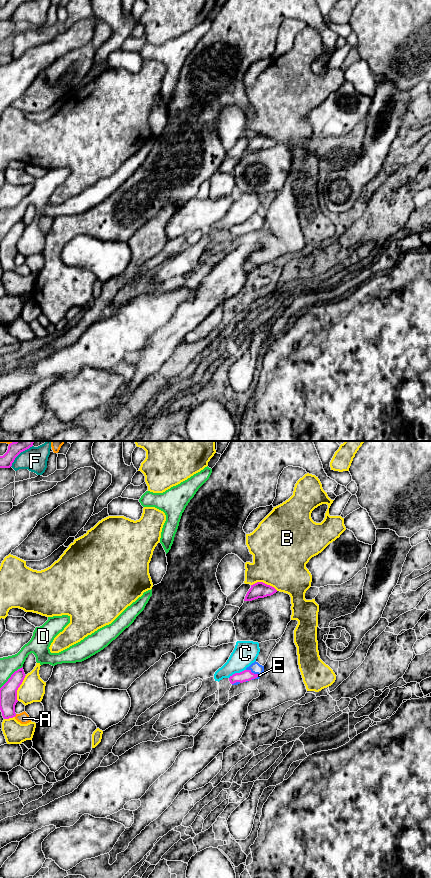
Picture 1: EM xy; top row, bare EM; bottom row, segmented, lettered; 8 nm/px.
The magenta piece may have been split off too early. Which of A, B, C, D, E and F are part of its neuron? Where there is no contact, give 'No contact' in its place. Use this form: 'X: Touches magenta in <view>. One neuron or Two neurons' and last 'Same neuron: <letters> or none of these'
A: Touches magenta in xy. Two neurons
B: Touches magenta in xy. Two neurons
C: Touches magenta in xy. Two neurons
D: Touches magenta in xy. Two neurons
E: Touches magenta in xy. One neuron
F: Touches magenta in xy. Two neurons
Same neuron: E

